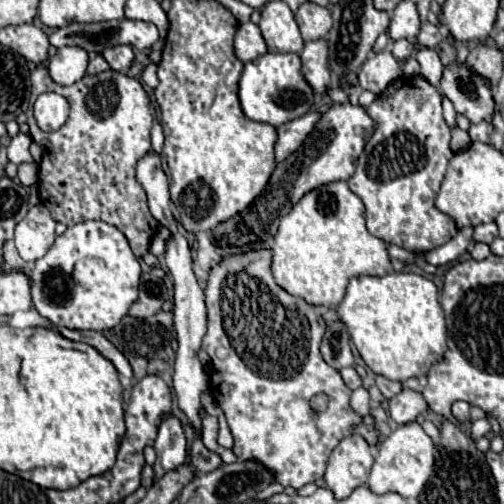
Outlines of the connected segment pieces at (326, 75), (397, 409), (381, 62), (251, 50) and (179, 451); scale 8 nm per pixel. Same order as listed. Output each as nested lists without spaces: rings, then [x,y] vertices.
[[[316,39],[314,43],[304,43],[302,51],[302,73],[316,93],[326,93],[330,87],[330,69],[328,69],[328,43],[326,39]]]
[[[404,389],[400,395],[390,399],[390,417],[398,425],[416,421],[416,417],[422,415],[426,409],[428,409],[428,403],[422,397],[422,393],[416,393],[412,389]]]
[[[390,51],[372,53],[358,73],[360,87],[366,91],[374,91],[376,95],[382,93],[390,83],[394,83],[400,77],[402,69]]]
[[[252,21],[248,23],[242,23],[238,27],[238,33],[236,33],[236,41],[234,41],[234,49],[236,49],[236,57],[242,61],[242,63],[248,63],[248,61],[254,61],[262,55],[268,53],[266,49],[266,41],[262,37],[262,31],[258,25],[254,25]]]
[[[170,415],[160,423],[154,449],[158,455],[154,469],[160,469],[162,473],[180,467],[186,461],[186,435],[178,417]]]

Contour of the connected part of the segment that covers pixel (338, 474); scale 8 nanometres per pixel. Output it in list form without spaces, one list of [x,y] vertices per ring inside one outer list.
[[[348,435],[338,443],[328,459],[324,475],[326,485],[338,499],[344,499],[352,493],[352,489],[366,485],[372,463],[374,457],[366,439],[362,439],[362,435]]]

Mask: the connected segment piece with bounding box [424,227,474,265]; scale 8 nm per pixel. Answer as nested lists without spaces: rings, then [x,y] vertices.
[[[462,227],[458,231],[456,237],[452,237],[448,243],[424,253],[424,261],[432,263],[432,265],[446,265],[446,263],[454,263],[470,245],[472,241],[472,227]]]

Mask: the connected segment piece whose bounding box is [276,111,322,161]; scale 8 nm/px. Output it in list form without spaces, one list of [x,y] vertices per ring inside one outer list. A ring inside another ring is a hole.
[[[310,111],[290,123],[284,123],[278,127],[278,143],[276,143],[276,161],[284,161],[290,153],[294,153],[306,135],[314,129],[316,121],[322,117],[322,113]]]

